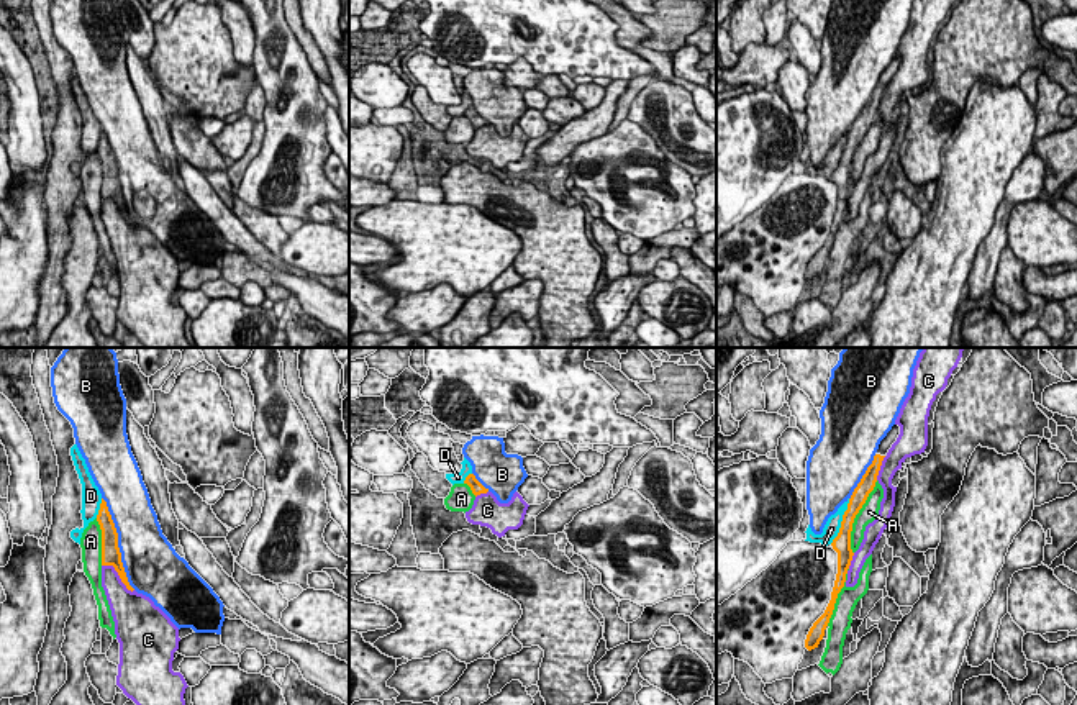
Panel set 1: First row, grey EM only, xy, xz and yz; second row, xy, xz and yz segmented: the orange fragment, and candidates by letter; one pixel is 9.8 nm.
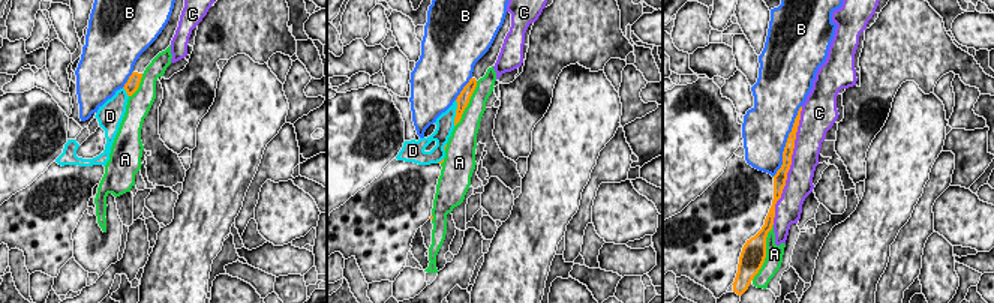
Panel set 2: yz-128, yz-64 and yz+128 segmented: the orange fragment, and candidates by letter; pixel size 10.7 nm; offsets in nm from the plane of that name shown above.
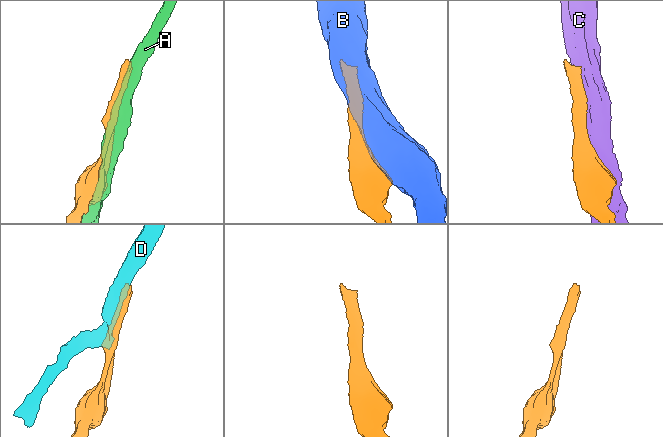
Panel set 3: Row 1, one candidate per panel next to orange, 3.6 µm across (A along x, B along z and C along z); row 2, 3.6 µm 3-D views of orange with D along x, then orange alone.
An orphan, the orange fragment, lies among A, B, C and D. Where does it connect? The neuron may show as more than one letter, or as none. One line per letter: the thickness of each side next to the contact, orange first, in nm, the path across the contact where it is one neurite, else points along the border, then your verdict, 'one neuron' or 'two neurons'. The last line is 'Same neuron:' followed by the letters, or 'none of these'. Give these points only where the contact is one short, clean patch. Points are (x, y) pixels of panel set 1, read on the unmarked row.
A: 160 nm thick on the orange side, 180 nm on the other; two neurons
B: 190 nm thick on the orange side, 460 nm on the other; two neurons
C: 190 nm thick on the orange side, 240 nm on the other; two neurons
D: 180 nm thick on the orange side, 160 nm on the other; one neuron
Same neuron: D

